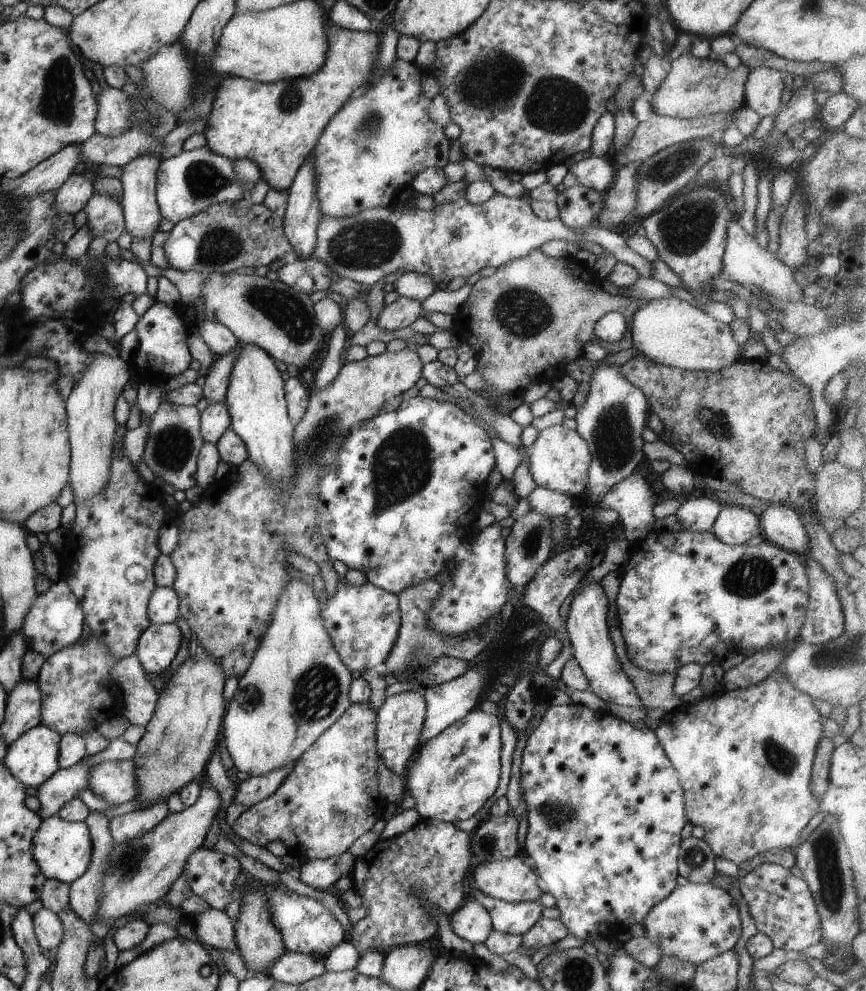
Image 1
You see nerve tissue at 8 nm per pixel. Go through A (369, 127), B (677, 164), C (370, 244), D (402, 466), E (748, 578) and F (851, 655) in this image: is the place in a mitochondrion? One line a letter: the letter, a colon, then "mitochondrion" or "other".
A: mitochondrion
B: mitochondrion
C: mitochondrion
D: mitochondrion
E: mitochondrion
F: mitochondrion

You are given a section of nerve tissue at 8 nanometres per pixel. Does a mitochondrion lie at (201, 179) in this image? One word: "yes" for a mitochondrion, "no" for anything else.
yes

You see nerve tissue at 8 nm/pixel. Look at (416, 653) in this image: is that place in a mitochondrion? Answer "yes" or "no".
yes

